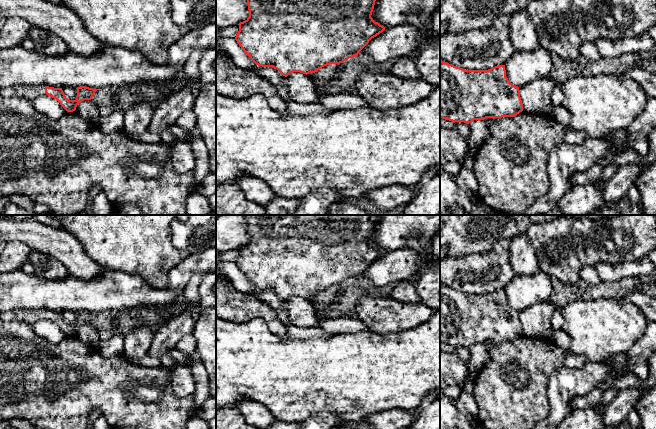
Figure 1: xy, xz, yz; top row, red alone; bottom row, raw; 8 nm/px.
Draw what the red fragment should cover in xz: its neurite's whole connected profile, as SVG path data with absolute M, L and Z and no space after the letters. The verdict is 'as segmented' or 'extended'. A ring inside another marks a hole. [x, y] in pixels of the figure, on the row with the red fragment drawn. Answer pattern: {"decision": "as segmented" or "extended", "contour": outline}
{"decision": "extended", "contour": "M247 0L249 17L238 24L239 31L235 40L253 61L253 64L248 69L255 74L258 74L261 66L277 69L285 77L293 72L300 72L306 75L309 73L315 73L324 66L330 64L340 64L347 61L349 58L358 56L359 52L372 38L376 37L385 30L384 26L375 22L371 17L375 1L376 0Z"}

